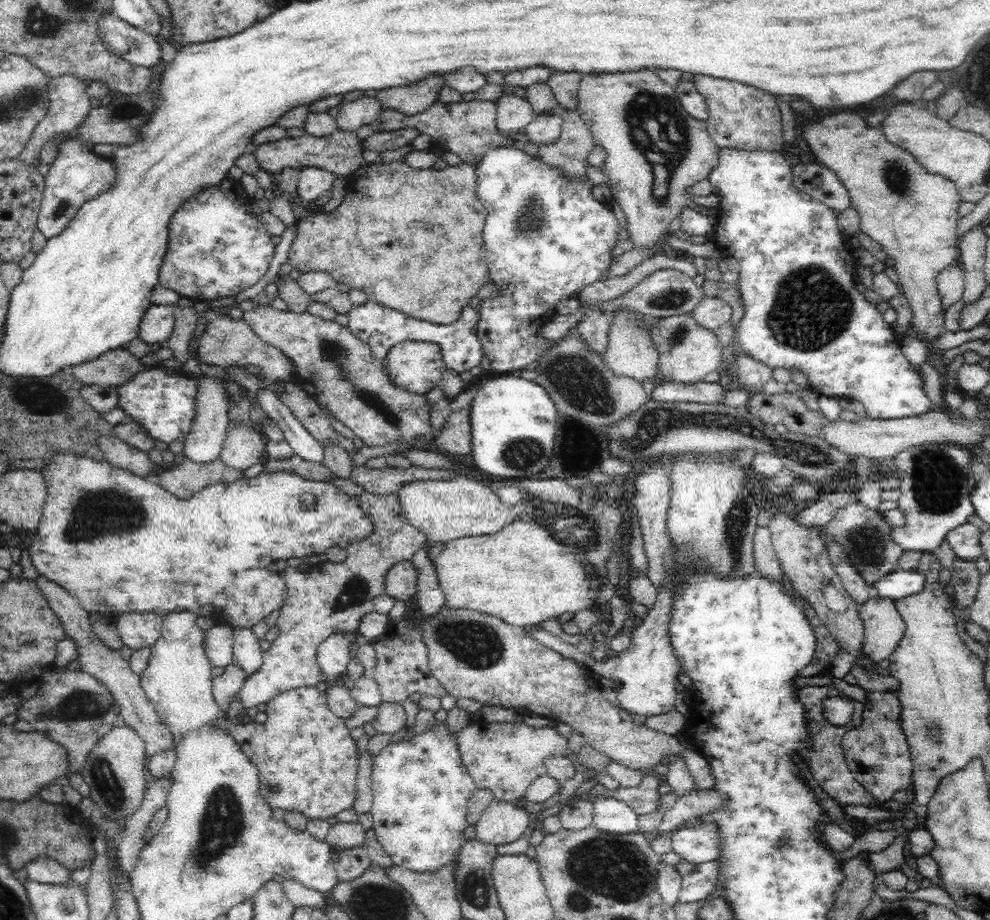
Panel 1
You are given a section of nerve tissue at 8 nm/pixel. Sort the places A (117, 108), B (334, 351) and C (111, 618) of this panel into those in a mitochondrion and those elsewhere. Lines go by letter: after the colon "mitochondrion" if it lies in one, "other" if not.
A: mitochondrion
B: mitochondrion
C: other

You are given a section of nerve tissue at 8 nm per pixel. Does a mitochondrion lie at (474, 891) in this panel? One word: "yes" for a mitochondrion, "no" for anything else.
yes

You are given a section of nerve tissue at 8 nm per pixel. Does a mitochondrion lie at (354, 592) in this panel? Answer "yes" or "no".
yes

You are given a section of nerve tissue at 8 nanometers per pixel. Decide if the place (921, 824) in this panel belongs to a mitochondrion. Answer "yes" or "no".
no

